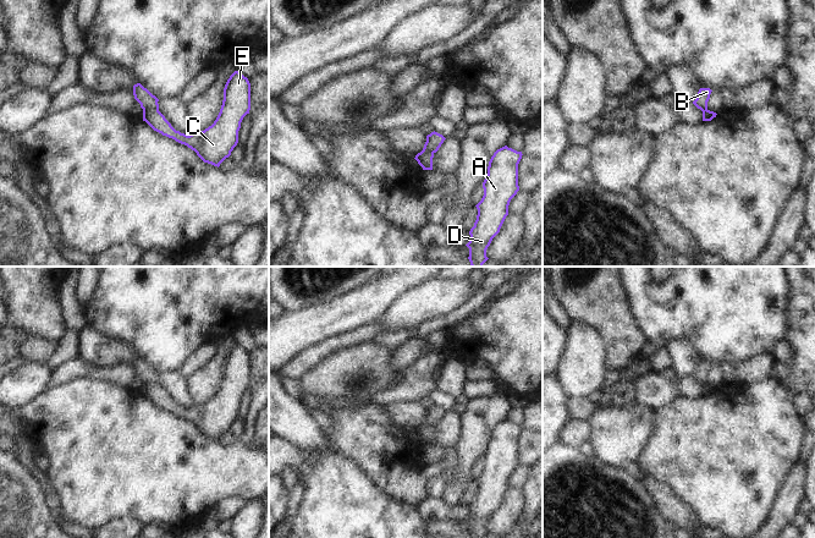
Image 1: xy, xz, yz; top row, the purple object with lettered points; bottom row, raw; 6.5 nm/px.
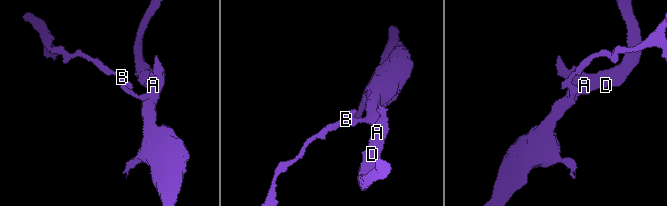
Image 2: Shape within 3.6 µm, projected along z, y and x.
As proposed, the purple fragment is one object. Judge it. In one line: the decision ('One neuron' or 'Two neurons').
Two neurons

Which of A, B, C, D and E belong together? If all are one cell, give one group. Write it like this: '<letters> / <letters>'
A C D E / B

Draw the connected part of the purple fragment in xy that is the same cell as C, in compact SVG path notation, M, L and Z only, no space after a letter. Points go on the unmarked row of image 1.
M238 345L227 353L220 386L211 400L189 410L176 405L160 385L143 384L143 395L154 405L187 419L208 438L220 440L238 417L243 391L250 384L250 357Z

